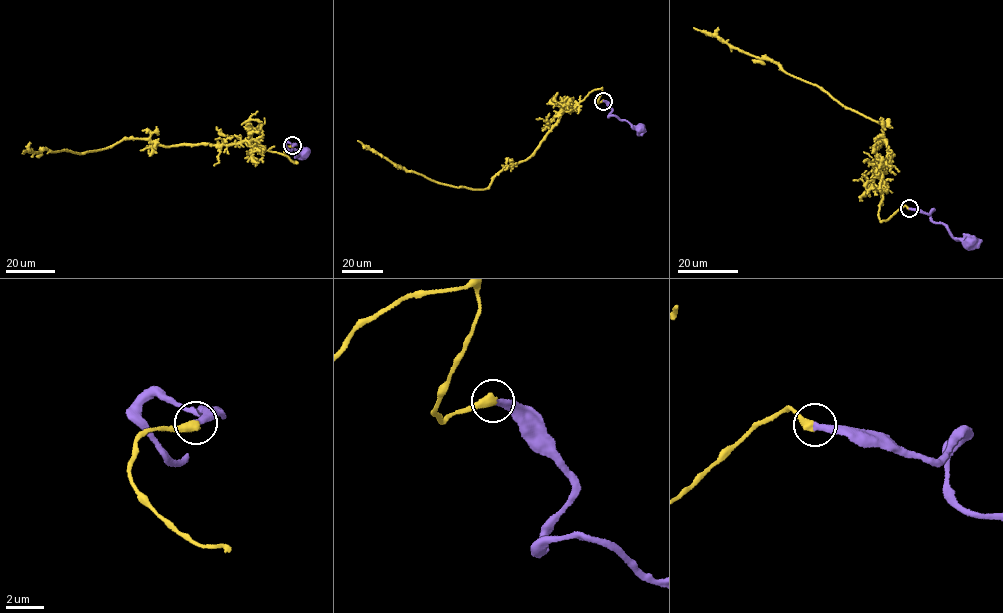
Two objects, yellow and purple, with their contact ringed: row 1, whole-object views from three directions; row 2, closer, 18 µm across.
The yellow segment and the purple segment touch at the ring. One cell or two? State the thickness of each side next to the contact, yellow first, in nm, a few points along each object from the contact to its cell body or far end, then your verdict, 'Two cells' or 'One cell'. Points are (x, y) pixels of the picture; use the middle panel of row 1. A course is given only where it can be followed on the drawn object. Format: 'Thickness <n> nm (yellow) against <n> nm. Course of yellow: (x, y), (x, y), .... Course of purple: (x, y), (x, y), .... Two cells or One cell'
Thickness 500 nm (yellow) against 320 nm. Course of yellow: (603, 101), (597, 101), (597, 89), (563, 111), (529, 157), (479, 190), (431, 180), (357, 140). Course of purple: (603, 101), (612, 109), (609, 116), (614, 115), (640, 127). Two cells

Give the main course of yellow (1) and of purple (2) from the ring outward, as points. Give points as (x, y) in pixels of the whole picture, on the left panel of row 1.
1: (292, 145), (284, 152), (294, 163), (282, 154), (237, 142), (165, 147), (124, 139), (80, 154), (23, 151)
2: (292, 145), (285, 144), (297, 155), (303, 154)

